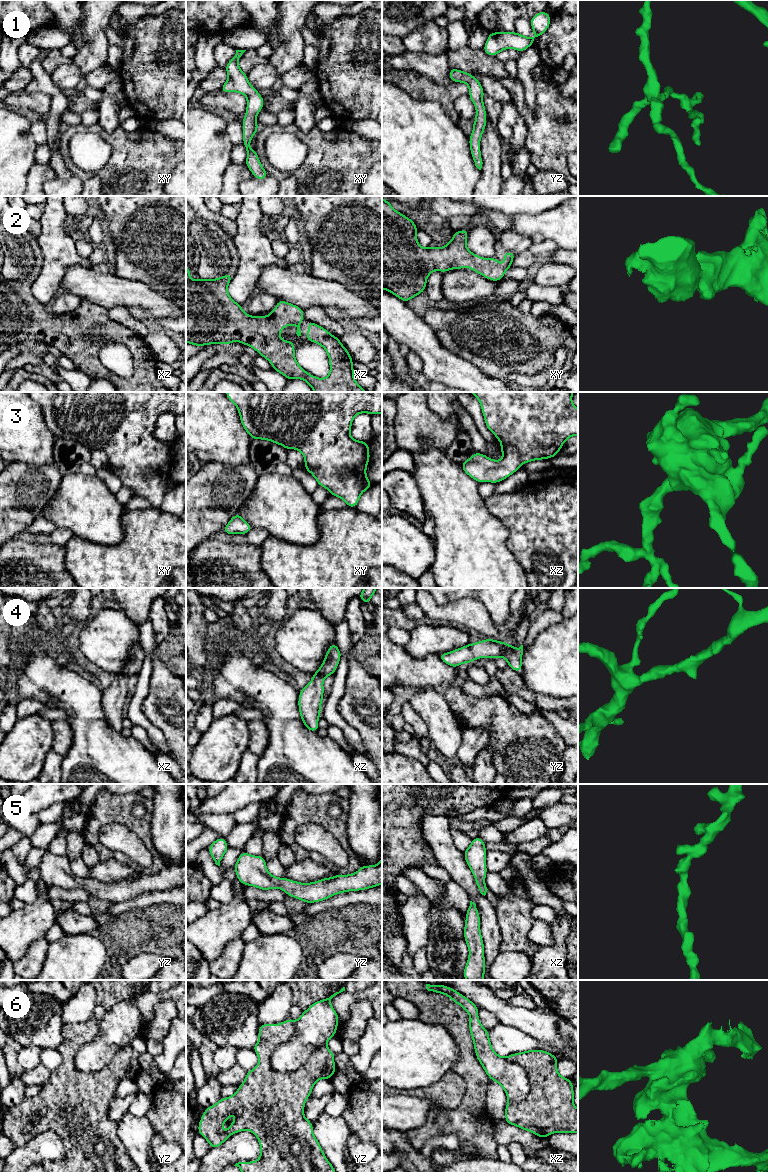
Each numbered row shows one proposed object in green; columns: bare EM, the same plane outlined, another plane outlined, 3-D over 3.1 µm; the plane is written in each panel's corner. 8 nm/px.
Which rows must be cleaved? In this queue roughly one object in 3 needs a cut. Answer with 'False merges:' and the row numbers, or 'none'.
False merges: 6

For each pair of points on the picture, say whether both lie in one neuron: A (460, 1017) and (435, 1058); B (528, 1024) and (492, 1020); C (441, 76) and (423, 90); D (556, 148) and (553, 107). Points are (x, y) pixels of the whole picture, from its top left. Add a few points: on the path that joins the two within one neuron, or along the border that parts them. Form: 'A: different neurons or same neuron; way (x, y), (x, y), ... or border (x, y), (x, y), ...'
A: different neurons; border (429, 1023), (446, 1029), (459, 1056)
B: different neurons; border (479, 1008), (491, 1011), (501, 1023)
C: different neurons; border (413, 70), (443, 85), (448, 85), (451, 82)
D: same neuron; way (552, 138), (553, 117)

